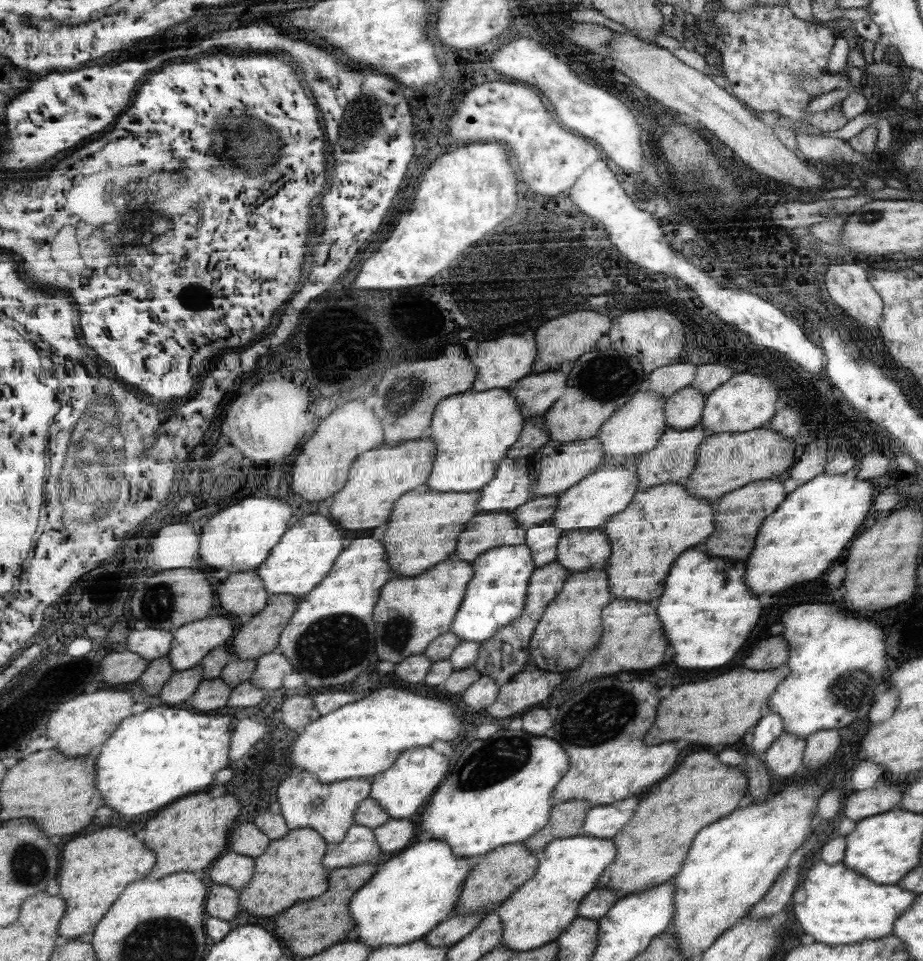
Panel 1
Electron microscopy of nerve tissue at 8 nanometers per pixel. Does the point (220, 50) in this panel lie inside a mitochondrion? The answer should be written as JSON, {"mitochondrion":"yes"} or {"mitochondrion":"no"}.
{"mitochondrion":"no"}

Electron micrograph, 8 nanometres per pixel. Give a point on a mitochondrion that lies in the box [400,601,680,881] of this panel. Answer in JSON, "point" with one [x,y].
{"point":[601,723]}

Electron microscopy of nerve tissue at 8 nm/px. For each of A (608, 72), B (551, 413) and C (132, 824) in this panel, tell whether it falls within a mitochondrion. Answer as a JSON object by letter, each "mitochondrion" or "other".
{"A":"other","B":"other","C":"other"}

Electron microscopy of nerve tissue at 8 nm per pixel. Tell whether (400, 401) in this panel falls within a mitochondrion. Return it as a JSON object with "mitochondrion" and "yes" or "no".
{"mitochondrion":"yes"}

